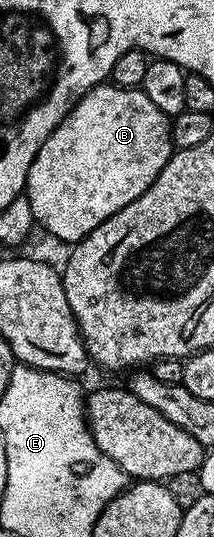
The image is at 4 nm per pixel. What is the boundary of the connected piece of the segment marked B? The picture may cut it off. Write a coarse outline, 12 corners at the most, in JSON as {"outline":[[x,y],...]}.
{"outline":[[95,86],[30,164],[35,221],[81,242],[154,184],[169,115]]}

